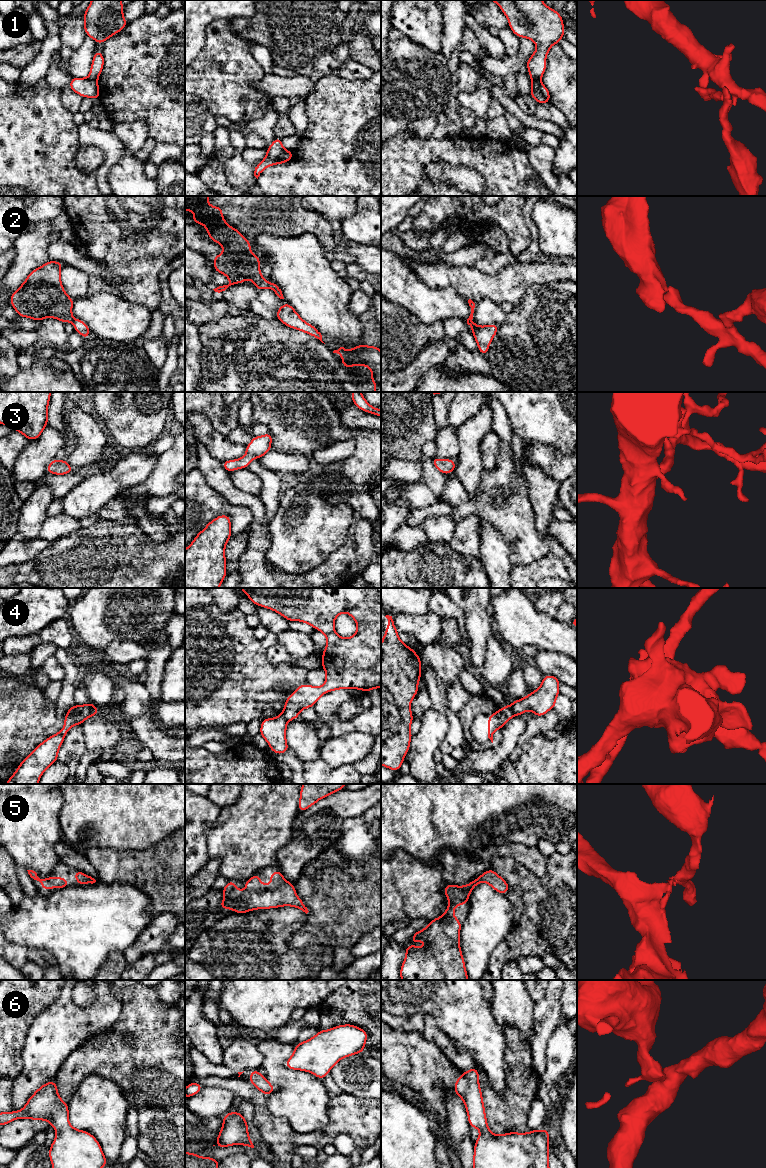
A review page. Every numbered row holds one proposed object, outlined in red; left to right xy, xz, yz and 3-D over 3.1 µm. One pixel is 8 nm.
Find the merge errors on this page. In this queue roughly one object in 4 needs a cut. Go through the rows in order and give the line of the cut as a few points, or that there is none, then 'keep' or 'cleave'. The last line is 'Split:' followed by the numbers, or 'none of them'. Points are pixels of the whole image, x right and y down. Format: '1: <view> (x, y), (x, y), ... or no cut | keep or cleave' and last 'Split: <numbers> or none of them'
1: xy (89, 76), (96, 80) | cleave
2: xz (268, 282), (270, 286) | cleave
3: no cut | keep
4: yz (509, 706), (513, 715) | cleave
5: no cut | keep
6: no cut | keep
Split: 1, 2, 4

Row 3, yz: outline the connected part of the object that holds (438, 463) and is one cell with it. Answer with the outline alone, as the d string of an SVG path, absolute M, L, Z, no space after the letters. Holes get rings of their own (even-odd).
M436 456L432 458L432 462L435 466L435 468L443 473L448 475L451 472L454 472L457 464L452 460L452 459L444 459L441 460L439 458L437 458Z

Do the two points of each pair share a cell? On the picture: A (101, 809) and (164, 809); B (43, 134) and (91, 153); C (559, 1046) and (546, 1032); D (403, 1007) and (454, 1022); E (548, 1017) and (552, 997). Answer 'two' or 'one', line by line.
A: one
B: two
C: two
D: one
E: one

